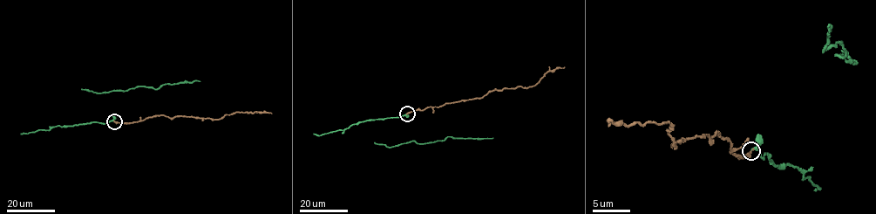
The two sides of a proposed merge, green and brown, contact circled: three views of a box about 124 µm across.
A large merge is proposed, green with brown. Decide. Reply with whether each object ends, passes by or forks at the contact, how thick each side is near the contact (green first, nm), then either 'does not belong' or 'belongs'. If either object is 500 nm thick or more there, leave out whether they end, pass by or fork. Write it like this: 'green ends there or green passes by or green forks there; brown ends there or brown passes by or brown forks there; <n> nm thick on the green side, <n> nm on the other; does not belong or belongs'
green passes by; brown ends there; 190 nm thick on the green side, 280 nm on the other; belongs

